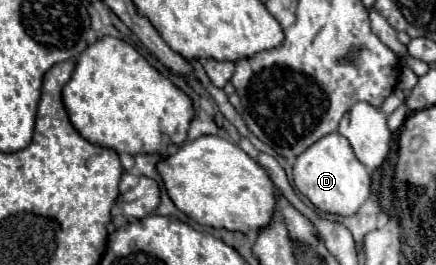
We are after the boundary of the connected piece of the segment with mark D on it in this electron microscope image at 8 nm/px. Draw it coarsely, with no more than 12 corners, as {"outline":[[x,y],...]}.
{"outline":[[340,133],[308,147],[294,185],[332,215],[356,215],[370,173]]}

